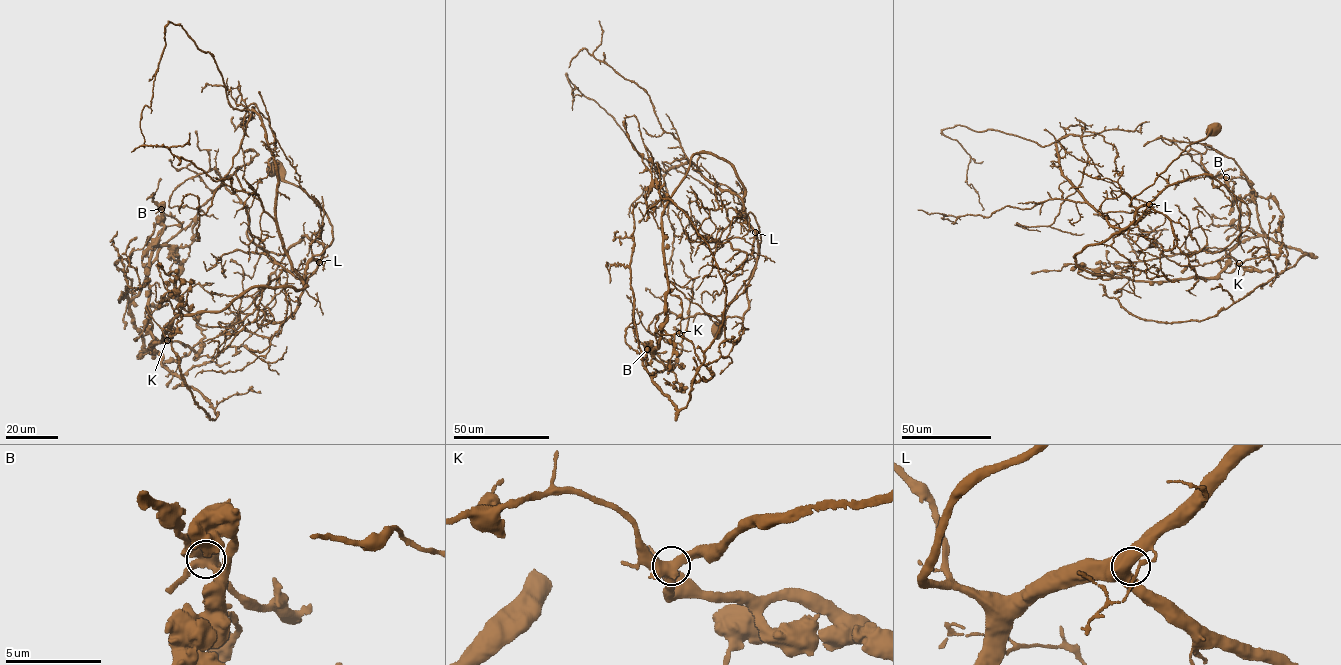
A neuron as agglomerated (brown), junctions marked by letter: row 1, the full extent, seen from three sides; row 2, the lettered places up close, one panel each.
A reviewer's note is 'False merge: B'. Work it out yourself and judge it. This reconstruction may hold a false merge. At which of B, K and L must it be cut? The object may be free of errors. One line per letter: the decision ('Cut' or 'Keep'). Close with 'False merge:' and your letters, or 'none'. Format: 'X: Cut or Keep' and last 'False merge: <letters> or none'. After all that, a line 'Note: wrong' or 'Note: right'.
B: Cut
K: Keep
L: Keep
False merge: B
Note: right

